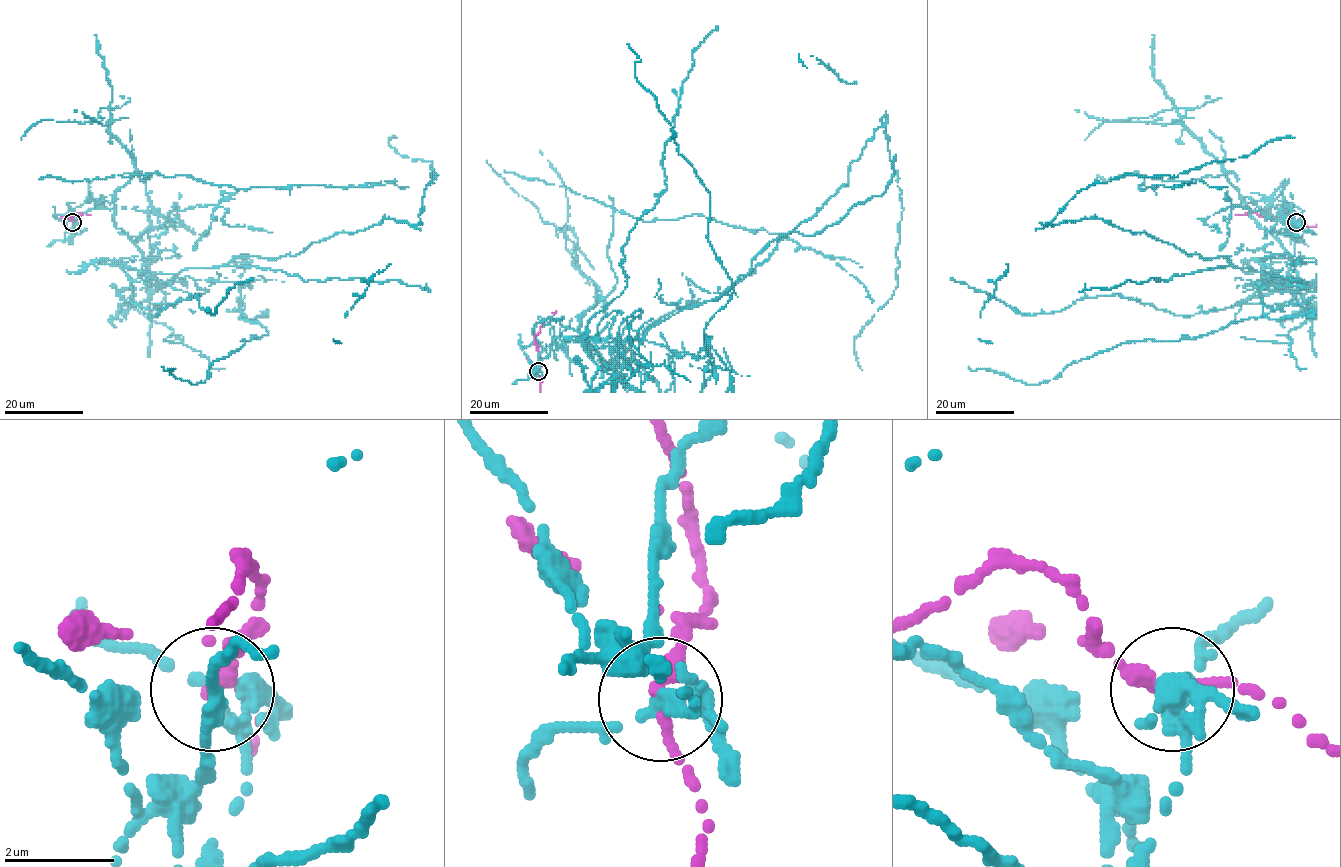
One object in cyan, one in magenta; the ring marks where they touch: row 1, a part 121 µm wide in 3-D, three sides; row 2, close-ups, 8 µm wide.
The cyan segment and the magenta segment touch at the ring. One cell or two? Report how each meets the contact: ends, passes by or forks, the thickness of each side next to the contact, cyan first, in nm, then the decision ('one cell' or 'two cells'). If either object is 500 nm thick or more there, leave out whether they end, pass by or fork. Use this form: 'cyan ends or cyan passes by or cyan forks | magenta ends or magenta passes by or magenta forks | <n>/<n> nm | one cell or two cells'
cyan forks | magenta passes by | 190/240 nm | two cells

